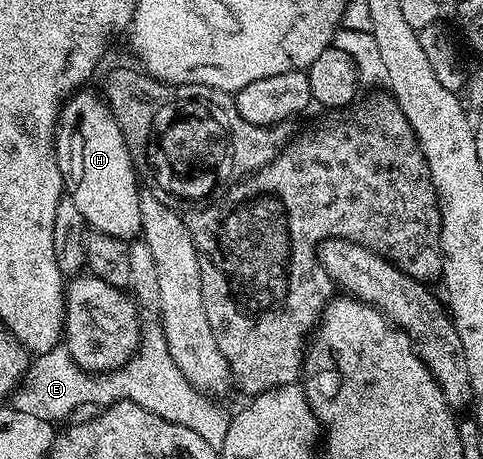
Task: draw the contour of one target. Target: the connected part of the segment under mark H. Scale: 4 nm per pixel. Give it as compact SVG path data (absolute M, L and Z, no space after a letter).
M80 90L70 97L65 104L65 120L67 116L67 145L61 148L61 167L65 181L66 195L81 210L88 225L94 231L113 234L128 242L136 239L142 233L141 226L141 184L137 179L135 164L127 149L125 138L107 109L104 97L98 91Z

